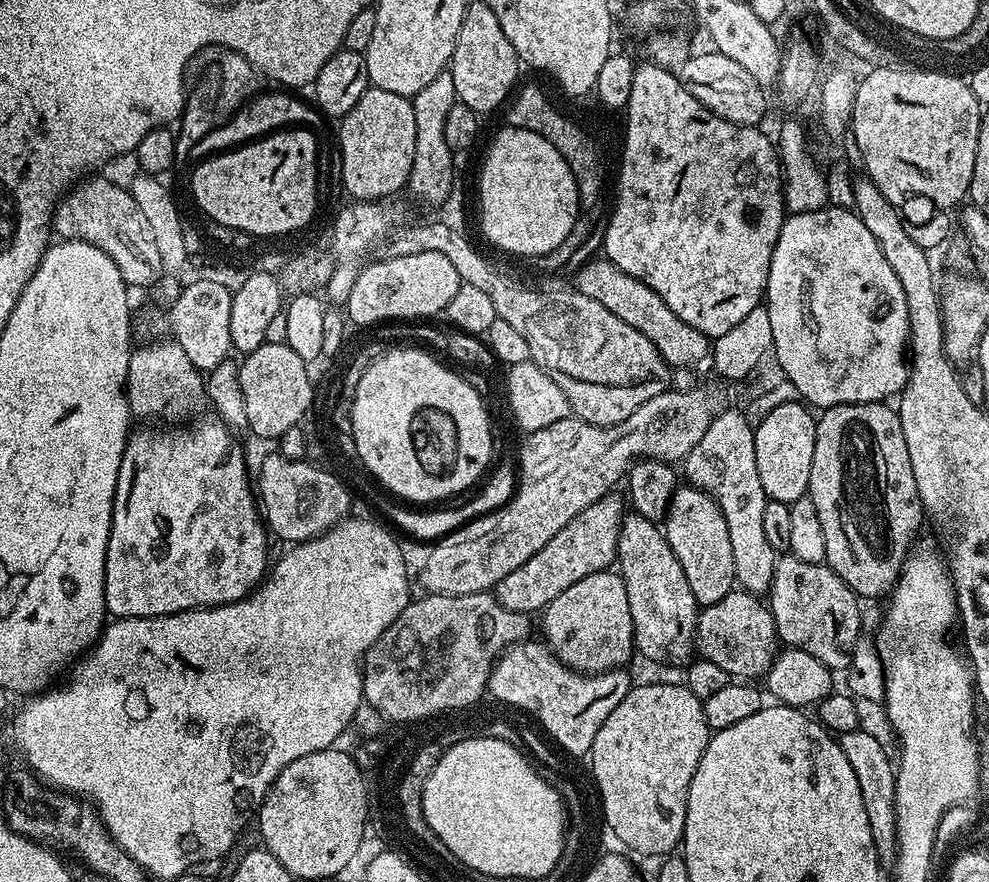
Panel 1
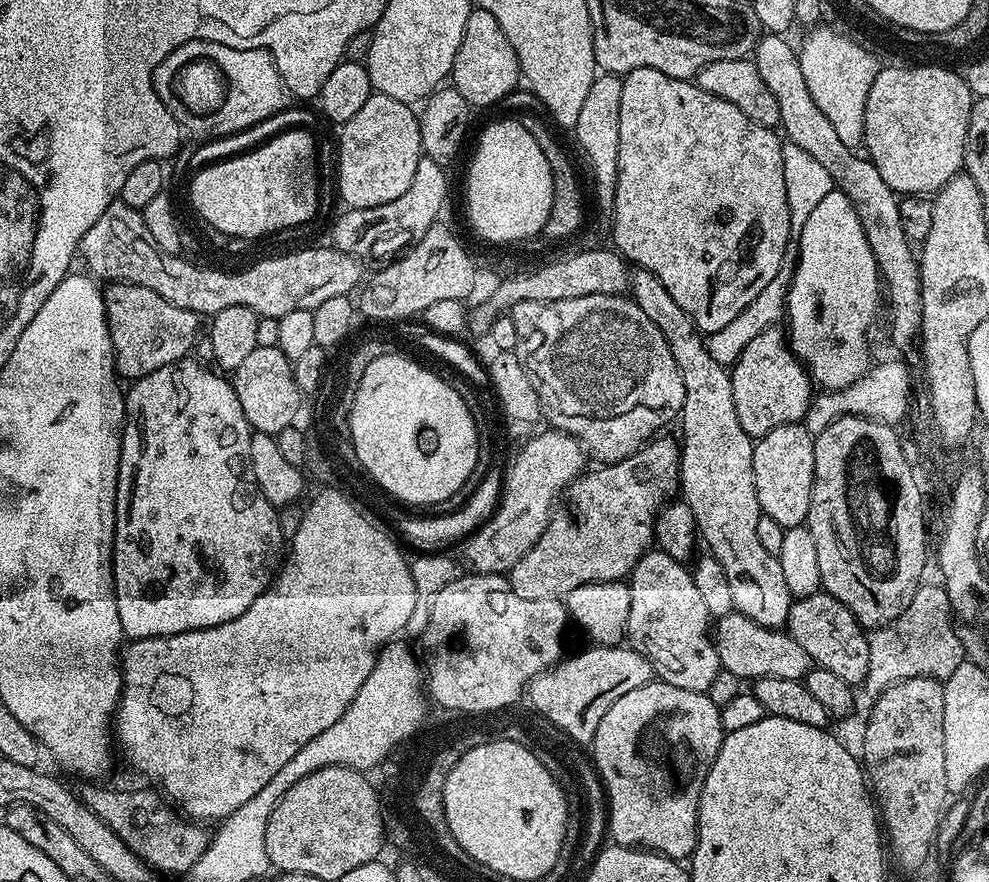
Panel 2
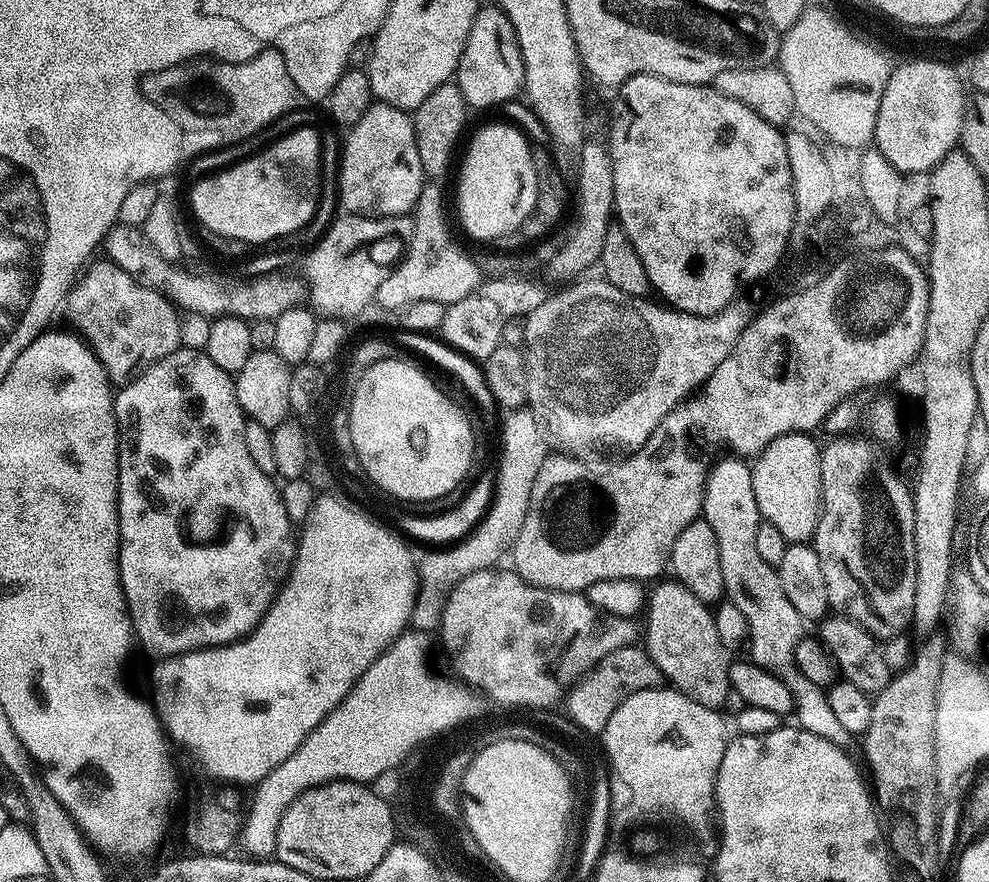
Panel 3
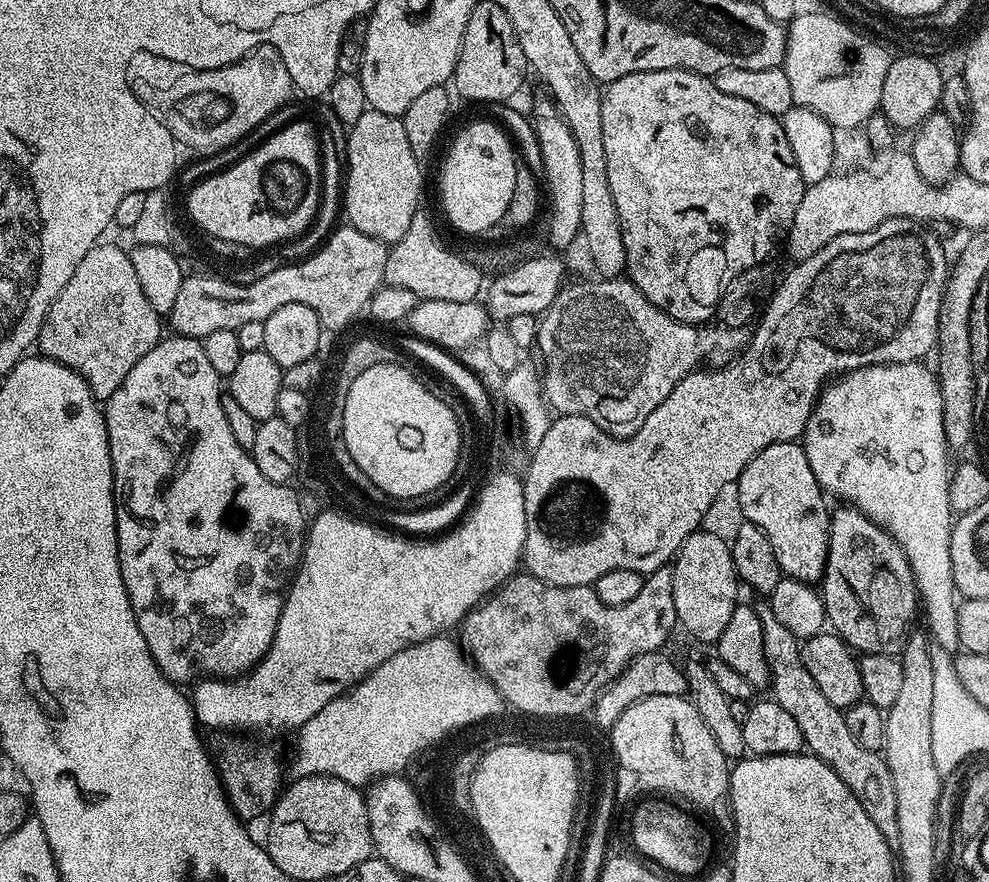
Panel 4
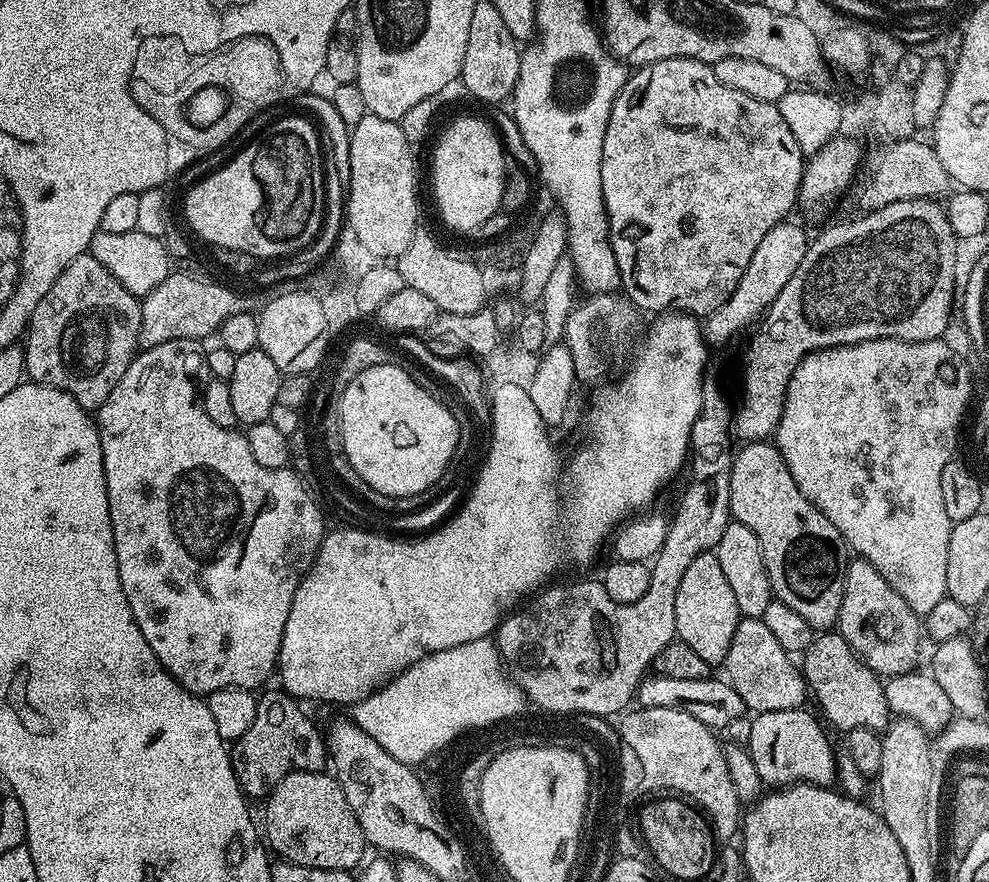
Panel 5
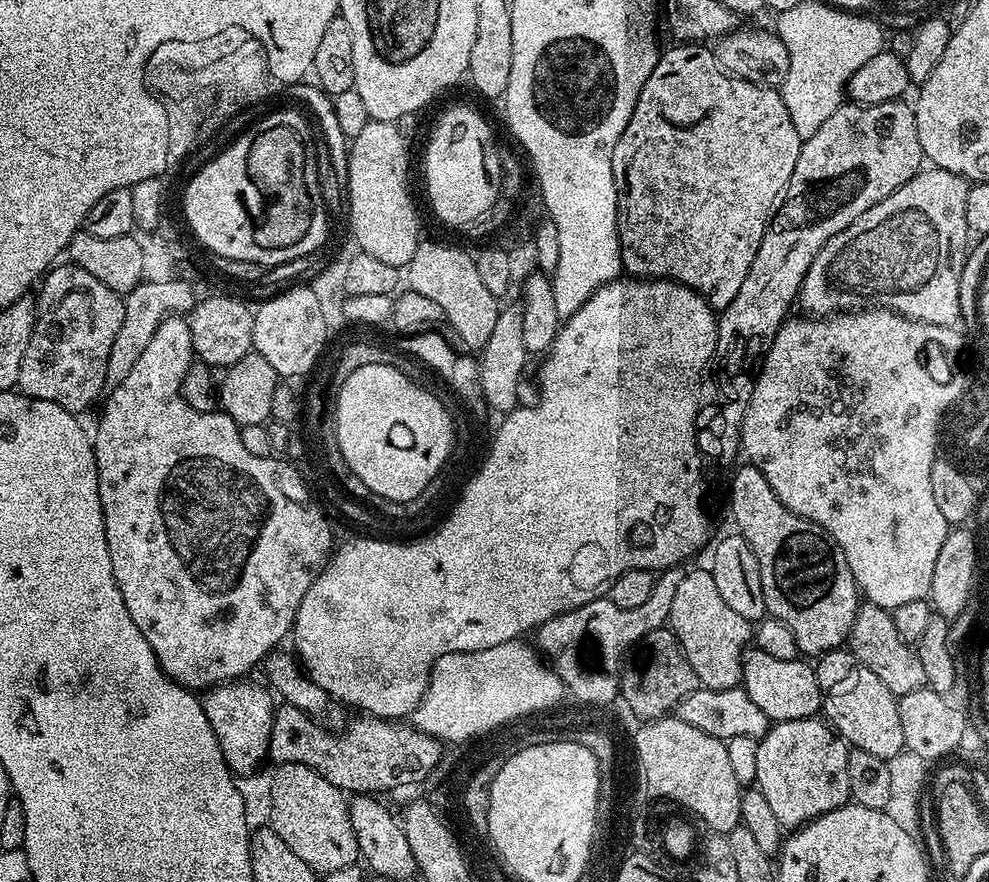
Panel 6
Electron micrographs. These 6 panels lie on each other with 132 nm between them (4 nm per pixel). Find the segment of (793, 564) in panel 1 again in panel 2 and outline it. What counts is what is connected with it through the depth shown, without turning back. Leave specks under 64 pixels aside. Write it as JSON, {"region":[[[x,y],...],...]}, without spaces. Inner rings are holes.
{"region":[[[821,590],[793,599],[786,631],[802,650],[806,650],[806,654],[810,654],[813,665],[830,670],[830,674],[838,674],[838,678],[847,684],[860,686],[865,683],[870,663],[865,629],[860,627],[852,611],[829,592]]]}

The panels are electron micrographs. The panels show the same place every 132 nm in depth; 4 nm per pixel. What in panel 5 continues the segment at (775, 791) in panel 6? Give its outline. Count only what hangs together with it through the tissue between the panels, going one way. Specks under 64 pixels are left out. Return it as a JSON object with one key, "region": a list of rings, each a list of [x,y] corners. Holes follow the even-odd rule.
{"region":[[[798,707],[761,712],[750,726],[750,738],[746,742],[748,753],[754,758],[754,767],[765,785],[773,789],[790,784],[817,784],[819,788],[826,788],[836,780],[838,758],[832,754],[832,746],[824,733],[825,725],[804,711]]]}

